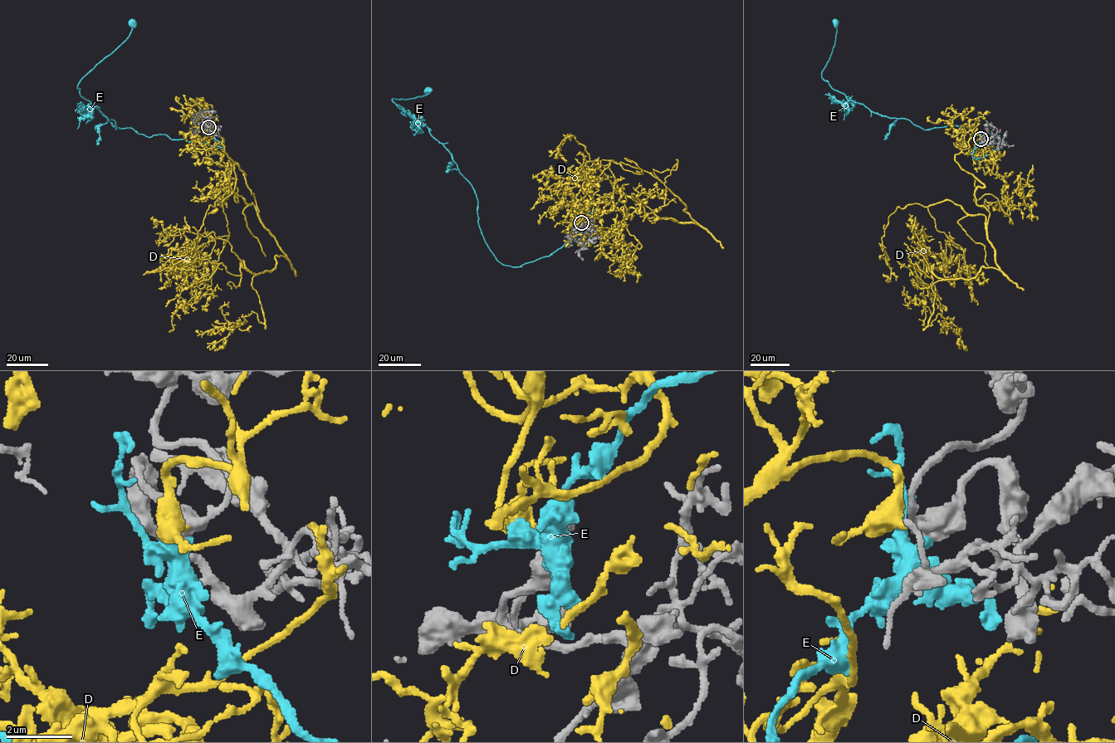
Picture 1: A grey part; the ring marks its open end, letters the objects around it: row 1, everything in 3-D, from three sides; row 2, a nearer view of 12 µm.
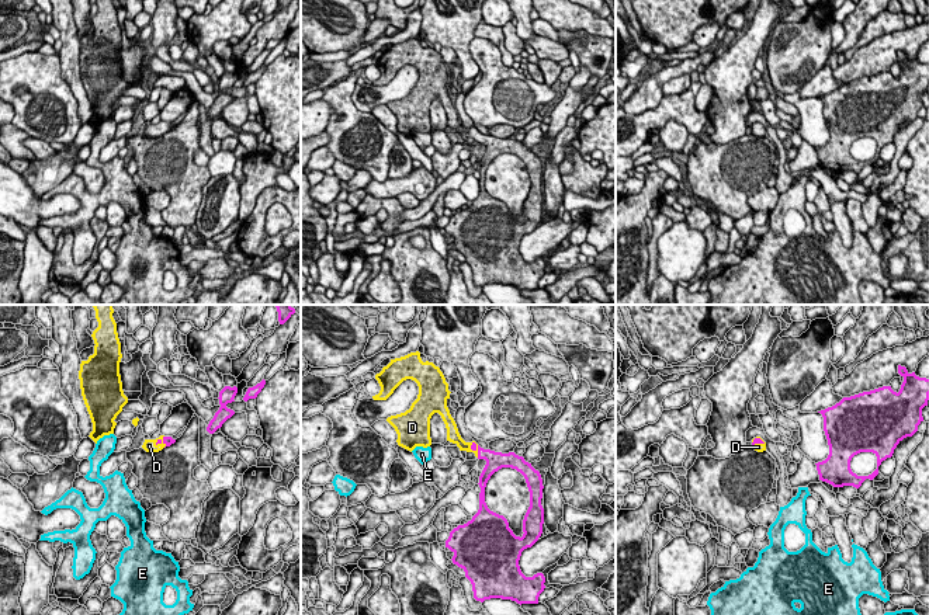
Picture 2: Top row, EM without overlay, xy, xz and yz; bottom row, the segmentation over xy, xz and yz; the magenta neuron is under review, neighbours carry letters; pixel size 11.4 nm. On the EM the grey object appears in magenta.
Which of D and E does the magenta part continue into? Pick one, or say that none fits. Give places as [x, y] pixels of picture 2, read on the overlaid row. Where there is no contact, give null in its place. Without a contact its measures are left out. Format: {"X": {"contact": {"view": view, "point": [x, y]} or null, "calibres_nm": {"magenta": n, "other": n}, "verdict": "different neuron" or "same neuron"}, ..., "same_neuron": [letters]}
{"D": {"contact": {"view": "xz", "point": [475, 450]}, "calibres_nm": {"magenta": 60, "other": 120}, "verdict": "same neuron"}, "E": {"contact": null, "verdict": "different neuron"}, "same_neuron": ["D"]}

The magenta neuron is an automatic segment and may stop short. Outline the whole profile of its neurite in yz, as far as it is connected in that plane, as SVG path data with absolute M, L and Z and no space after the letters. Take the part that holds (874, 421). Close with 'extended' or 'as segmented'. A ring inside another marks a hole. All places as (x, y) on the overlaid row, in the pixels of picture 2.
M898 365L904 378L899 392L883 386L850 397L818 413L824 417L824 431L829 445L825 461L815 463L819 480L833 487L859 489L866 479L878 475L878 466L891 458L897 445L918 431L923 421L922 409L929 400L929 379L909 373ZM860 452L877 456L877 469L869 476L857 476L850 461Z | as segmented

